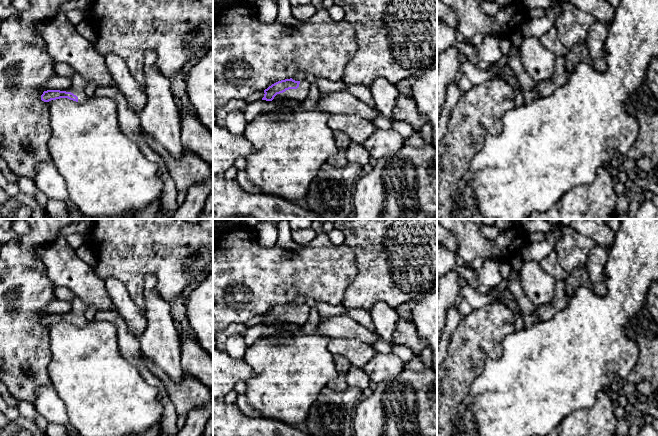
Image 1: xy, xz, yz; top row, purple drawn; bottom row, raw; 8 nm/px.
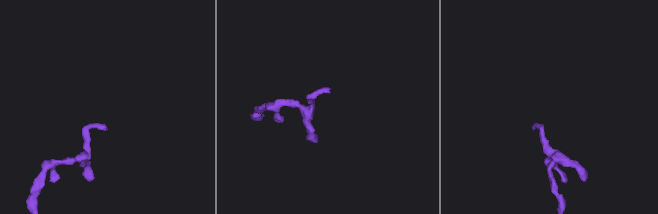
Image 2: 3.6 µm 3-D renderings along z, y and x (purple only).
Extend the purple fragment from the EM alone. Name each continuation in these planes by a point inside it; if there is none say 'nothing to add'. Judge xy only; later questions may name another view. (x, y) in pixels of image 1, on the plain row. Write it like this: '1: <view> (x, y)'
1: xy (79, 307)

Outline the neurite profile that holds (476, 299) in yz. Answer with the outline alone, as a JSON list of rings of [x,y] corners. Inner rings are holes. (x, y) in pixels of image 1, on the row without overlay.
[[[466,284],[462,288],[462,295],[472,306],[473,309],[481,308],[485,305],[499,301],[503,302],[514,313],[515,317],[520,314],[520,309],[516,301],[505,299],[500,295],[489,296],[487,294],[482,294],[477,290],[471,288],[468,284]]]

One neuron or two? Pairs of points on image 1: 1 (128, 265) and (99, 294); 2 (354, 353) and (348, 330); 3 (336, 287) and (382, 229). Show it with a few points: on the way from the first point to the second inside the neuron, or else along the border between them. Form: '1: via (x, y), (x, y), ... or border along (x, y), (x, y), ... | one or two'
1: border along (92, 267), (93, 271), (103, 280) | two
2: border along (331, 337), (356, 338), (371, 345) | two
3: border along (344, 243), (356, 264), (350, 285) | two

